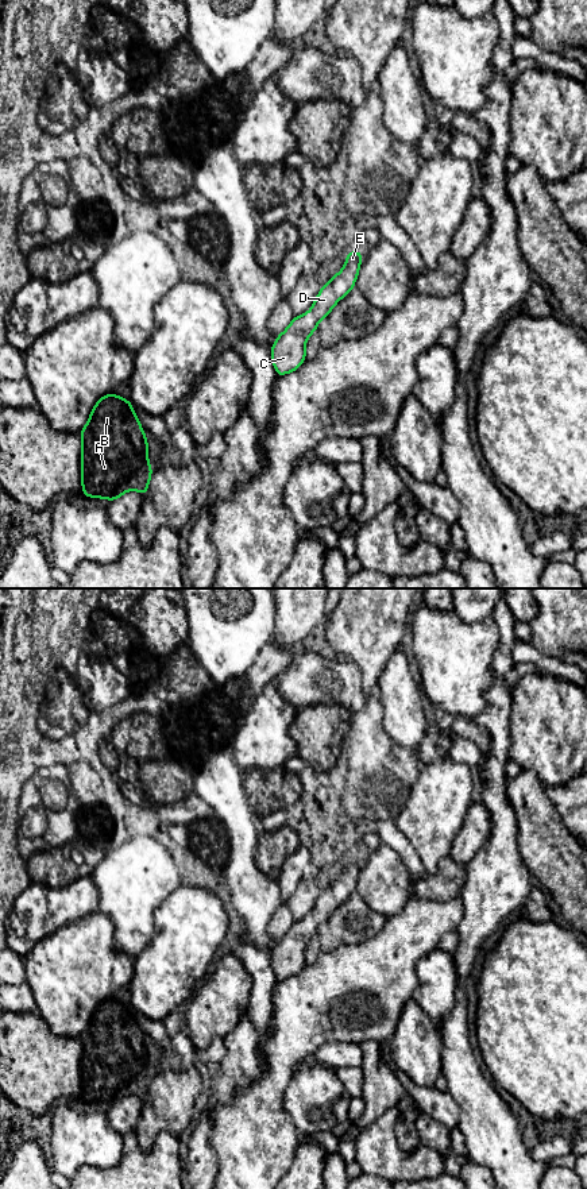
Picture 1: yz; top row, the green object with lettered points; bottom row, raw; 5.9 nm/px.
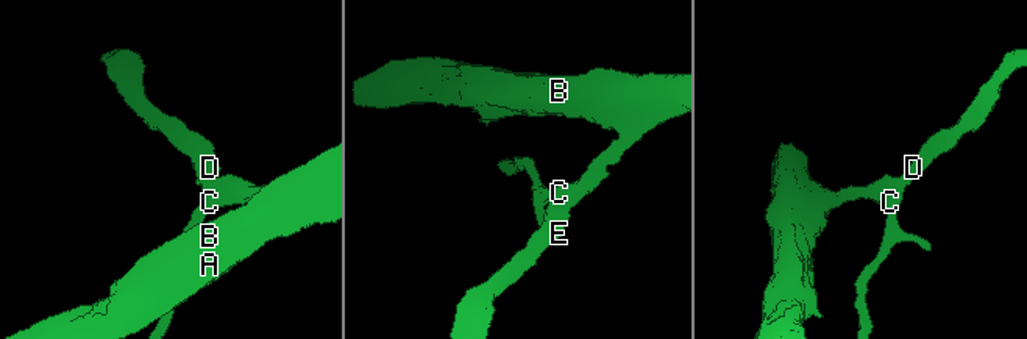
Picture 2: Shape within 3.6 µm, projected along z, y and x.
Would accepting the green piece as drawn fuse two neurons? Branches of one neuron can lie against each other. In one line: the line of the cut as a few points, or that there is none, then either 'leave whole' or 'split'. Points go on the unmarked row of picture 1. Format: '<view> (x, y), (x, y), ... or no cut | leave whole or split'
no cut | leave whole

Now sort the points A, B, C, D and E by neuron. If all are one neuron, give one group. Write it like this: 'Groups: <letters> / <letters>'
Groups: A B C D E

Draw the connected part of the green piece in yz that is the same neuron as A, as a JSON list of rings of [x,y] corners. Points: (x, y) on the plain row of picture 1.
[[[105,999],[80,1041],[84,1100],[111,1107],[131,1095],[147,1097],[152,1080],[148,1045],[128,1004]]]

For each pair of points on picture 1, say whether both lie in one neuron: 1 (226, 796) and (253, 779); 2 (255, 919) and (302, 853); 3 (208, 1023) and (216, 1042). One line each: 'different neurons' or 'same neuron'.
1: different neurons
2: different neurons
3: different neurons

